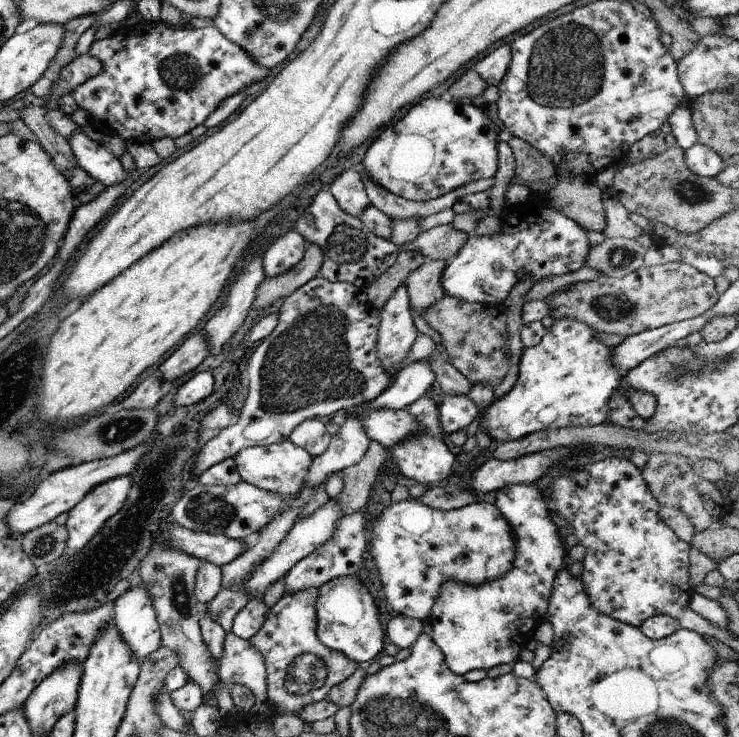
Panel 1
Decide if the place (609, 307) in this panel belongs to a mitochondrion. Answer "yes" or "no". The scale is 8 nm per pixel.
yes

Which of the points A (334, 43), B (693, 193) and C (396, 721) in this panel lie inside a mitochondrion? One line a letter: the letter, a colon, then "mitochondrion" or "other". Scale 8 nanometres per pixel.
A: other
B: mitochondrion
C: mitochondrion

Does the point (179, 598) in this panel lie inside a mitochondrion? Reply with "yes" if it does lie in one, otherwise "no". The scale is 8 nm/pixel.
yes

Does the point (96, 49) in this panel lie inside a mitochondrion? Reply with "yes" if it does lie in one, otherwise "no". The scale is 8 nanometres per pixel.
no

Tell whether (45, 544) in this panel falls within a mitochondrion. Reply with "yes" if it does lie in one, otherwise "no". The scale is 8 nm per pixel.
yes

